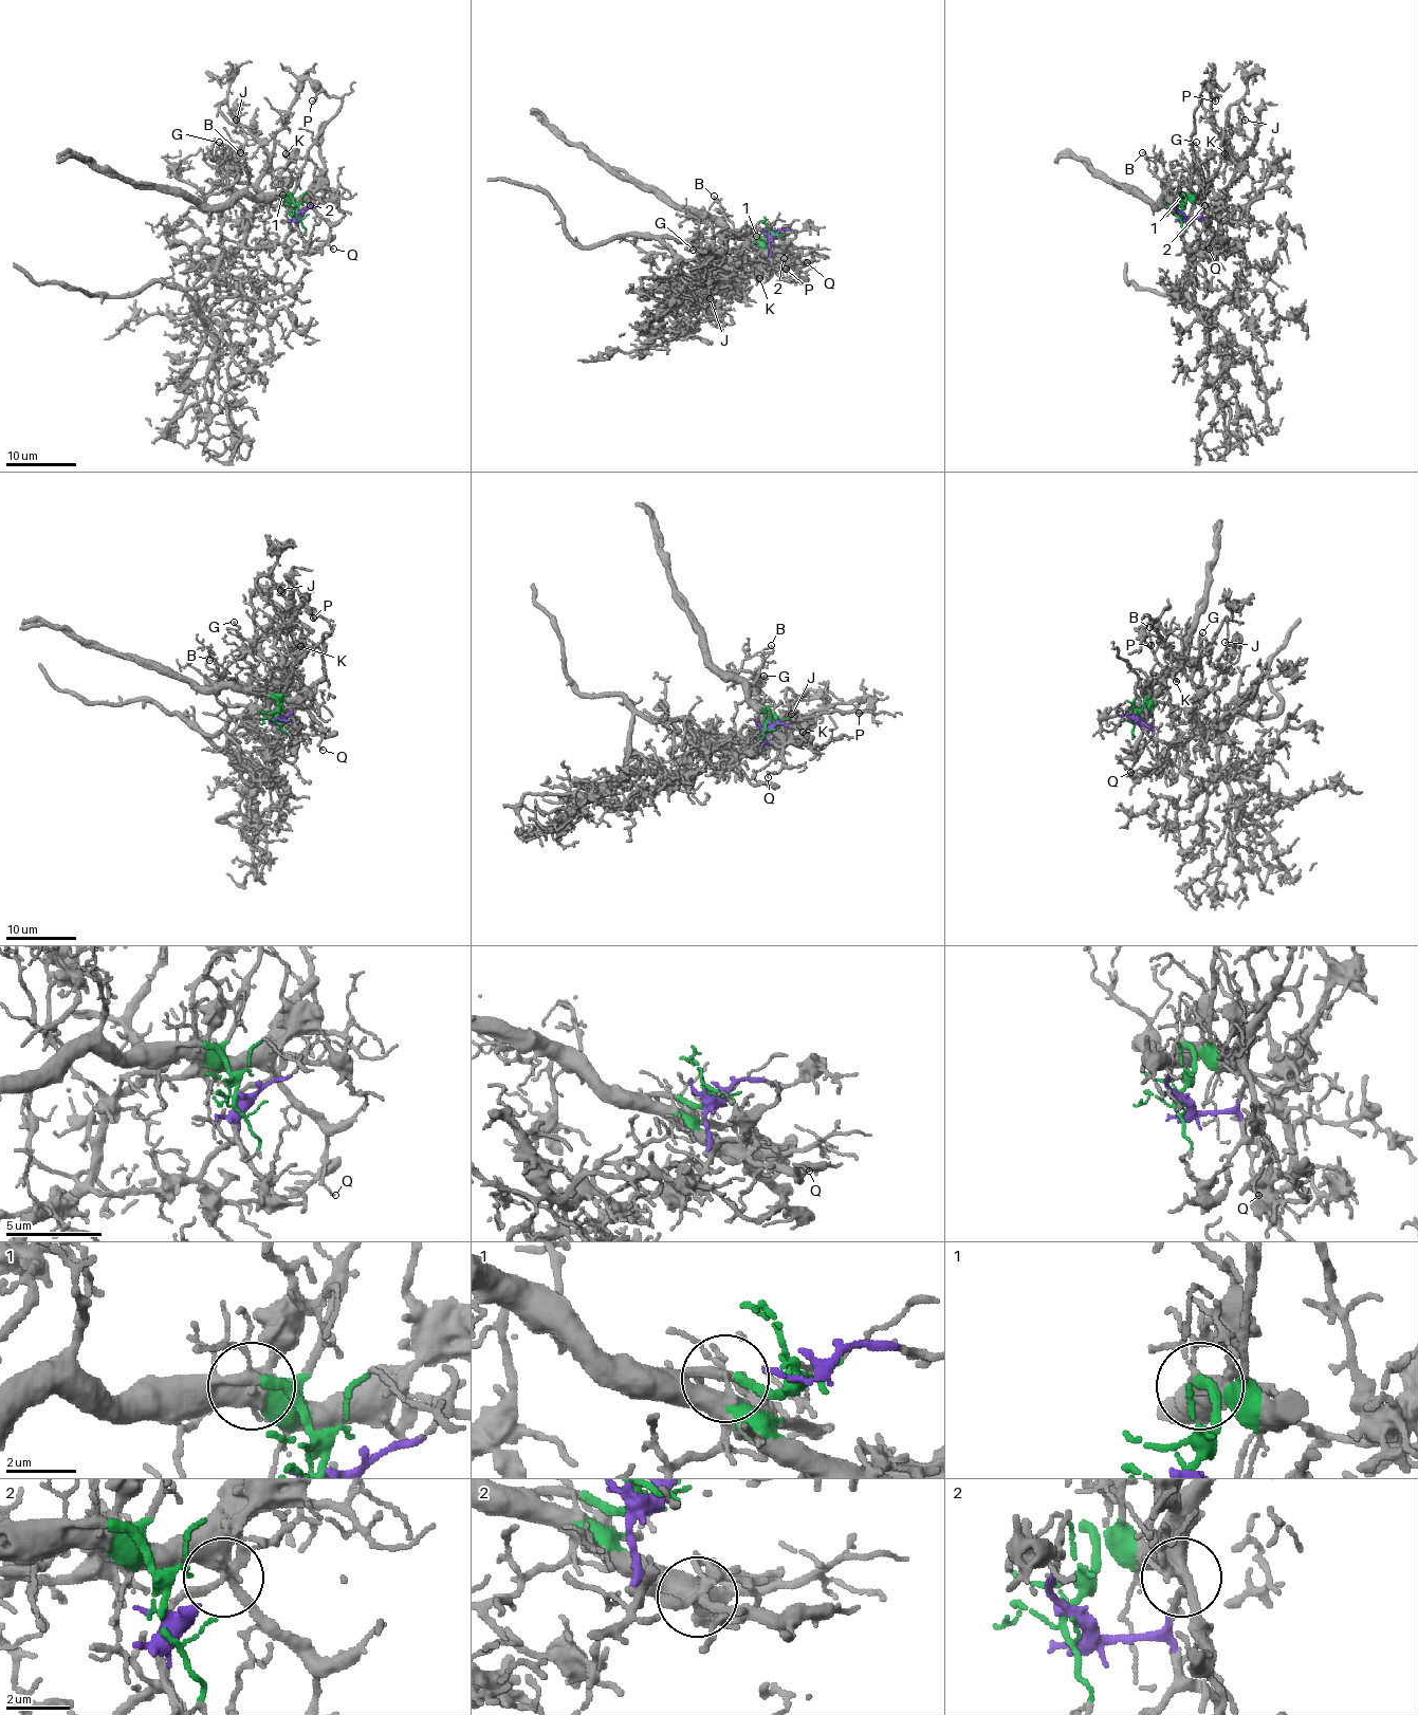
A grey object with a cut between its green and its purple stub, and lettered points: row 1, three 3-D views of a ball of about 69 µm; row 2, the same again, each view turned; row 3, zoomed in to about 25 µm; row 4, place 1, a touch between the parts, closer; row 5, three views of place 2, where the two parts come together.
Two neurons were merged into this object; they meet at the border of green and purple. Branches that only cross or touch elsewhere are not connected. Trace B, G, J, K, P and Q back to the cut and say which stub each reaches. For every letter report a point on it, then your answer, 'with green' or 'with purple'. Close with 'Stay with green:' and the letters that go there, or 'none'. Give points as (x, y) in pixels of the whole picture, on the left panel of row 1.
B: place (240, 152); with green
G: place (219, 142); with purple
J: place (236, 120); with purple
K: place (286, 153); with purple
P: place (312, 100); with purple
Q: place (333, 249); with green
Stay with green: B, Q

